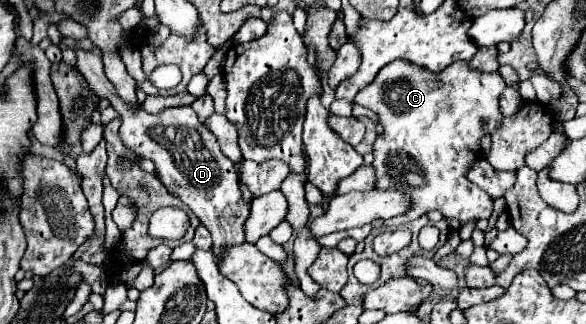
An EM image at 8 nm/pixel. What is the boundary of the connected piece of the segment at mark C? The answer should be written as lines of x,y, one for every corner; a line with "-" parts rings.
397,59
385,65
377,73
377,77
357,93
355,103
375,111
383,125
383,133
377,135
373,147
375,189
379,191
395,189
411,199
411,209
399,217
387,219
385,221
387,227
397,227
407,221
413,221
423,213
429,213
431,209
441,211
449,219
457,219
461,225
467,223
469,219
483,219
483,217
489,219
493,211
493,199
467,179
467,171
483,153
481,139
485,135
495,133
501,127
503,113
499,111
499,95
503,87
505,81
499,71
485,73
473,69
469,61
455,61
443,71
435,73
435,71
427,71
421,65

